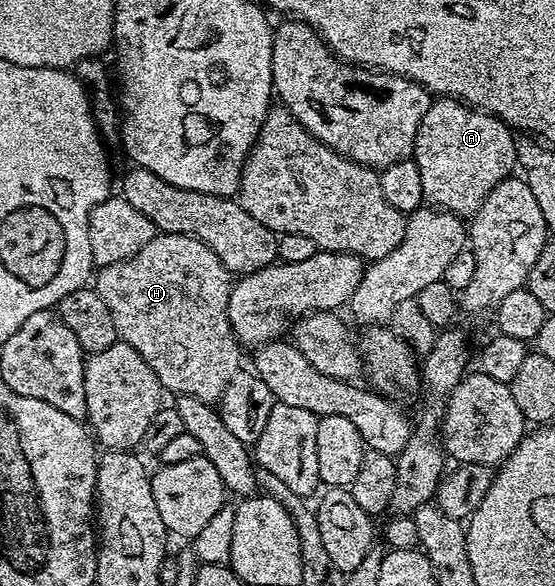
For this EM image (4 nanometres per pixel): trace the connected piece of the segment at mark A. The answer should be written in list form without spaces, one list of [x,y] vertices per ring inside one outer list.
[[[438,97],[429,105],[427,116],[423,116],[419,124],[411,155],[411,160],[419,168],[419,176],[423,176],[425,202],[438,210],[448,210],[450,214],[471,216],[479,204],[487,200],[487,192],[491,192],[495,184],[514,173],[517,166],[517,143],[514,131],[501,118],[496,118],[486,110],[467,106],[456,98]]]

